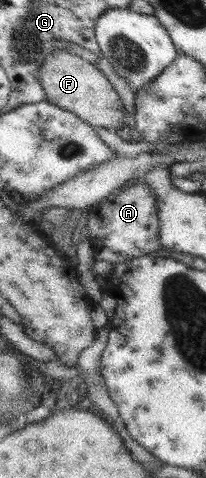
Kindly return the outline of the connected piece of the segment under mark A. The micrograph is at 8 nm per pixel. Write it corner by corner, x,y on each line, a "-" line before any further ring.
138,180
128,188
115,189
104,201
94,205
87,215
85,228
87,233
84,235
88,235
88,241
95,250
106,247
128,259
150,254
161,247
154,196
143,180

